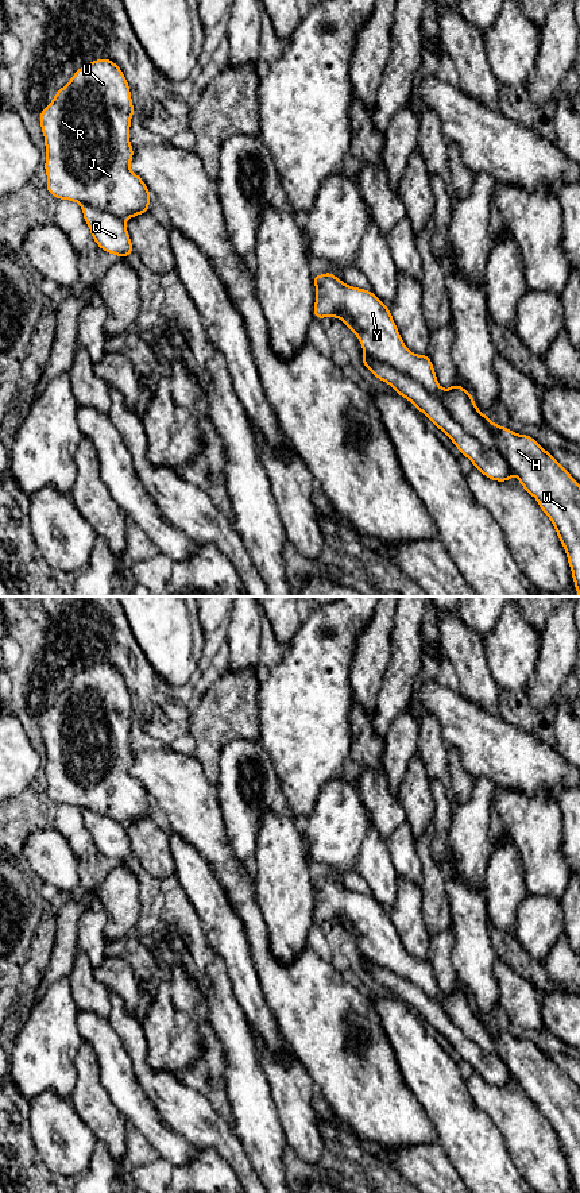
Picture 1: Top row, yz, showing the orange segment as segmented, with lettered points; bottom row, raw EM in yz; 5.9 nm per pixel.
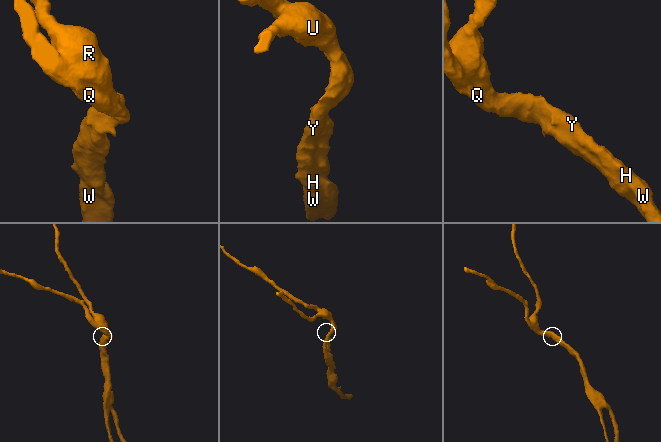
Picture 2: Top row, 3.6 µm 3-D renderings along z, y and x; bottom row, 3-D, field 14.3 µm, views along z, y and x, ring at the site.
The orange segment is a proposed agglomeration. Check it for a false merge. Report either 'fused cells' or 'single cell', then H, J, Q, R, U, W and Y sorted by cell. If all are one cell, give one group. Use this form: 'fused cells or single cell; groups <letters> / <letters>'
single cell; groups H J Q R U W Y

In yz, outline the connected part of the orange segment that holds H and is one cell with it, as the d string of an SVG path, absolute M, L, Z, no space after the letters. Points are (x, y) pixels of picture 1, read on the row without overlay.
M330 876L313 880L316 907L313 920L336 922L359 943L364 960L361 968L375 982L390 989L395 997L410 1005L440 1035L445 1036L484 1081L496 1086L509 1086L515 1078L522 1092L537 1104L541 1115L550 1123L565 1154L575 1192L580 1193L580 1088L529 1039L519 1039L496 1030L482 1018L464 992L455 988L444 995L436 981L430 962L413 958L399 941L388 911L371 895L345 889Z

